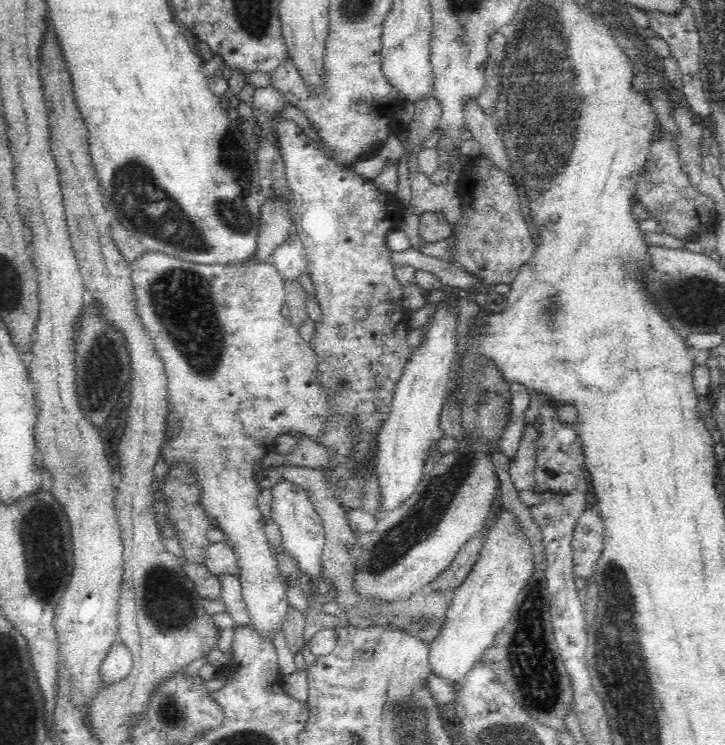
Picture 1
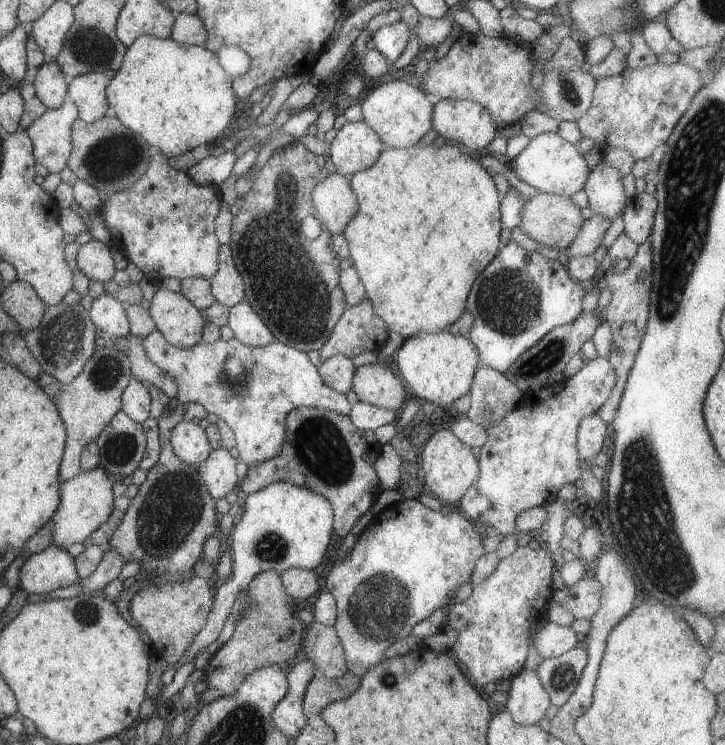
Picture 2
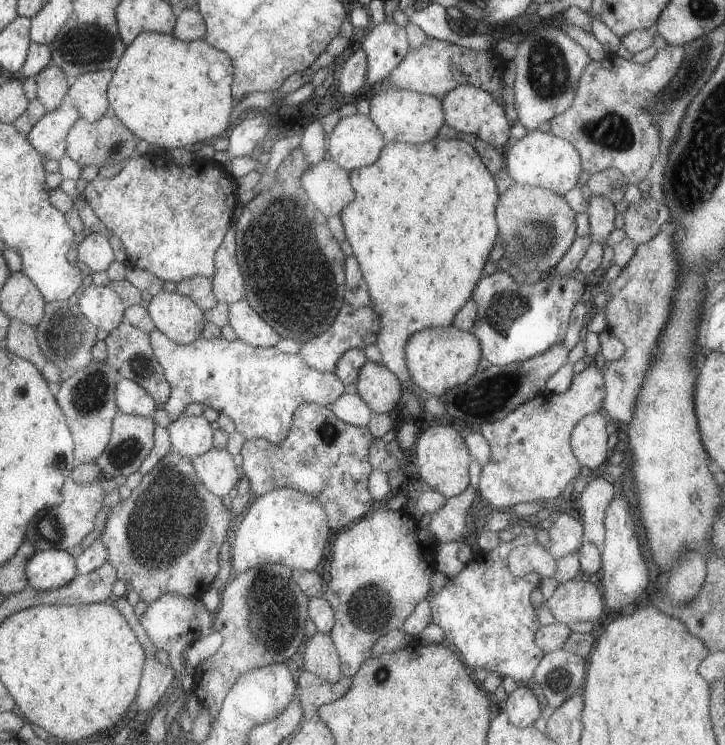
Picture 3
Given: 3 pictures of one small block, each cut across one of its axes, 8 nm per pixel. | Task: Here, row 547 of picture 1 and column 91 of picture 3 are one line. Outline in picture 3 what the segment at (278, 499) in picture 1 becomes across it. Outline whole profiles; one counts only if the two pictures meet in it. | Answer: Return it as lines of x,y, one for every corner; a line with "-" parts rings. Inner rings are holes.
94,283
86,286
84,290
79,292
77,306
79,310
88,318
88,321
97,329
105,330
110,333
112,330
121,326
124,322
125,309
127,304
110,286
96,286

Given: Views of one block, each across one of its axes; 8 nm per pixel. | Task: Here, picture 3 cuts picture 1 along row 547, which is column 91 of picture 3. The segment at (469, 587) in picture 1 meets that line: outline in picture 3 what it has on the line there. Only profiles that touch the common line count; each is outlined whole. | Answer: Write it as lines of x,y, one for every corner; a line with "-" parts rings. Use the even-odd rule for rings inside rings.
69,475
61,489
63,502
59,506
43,509
28,522
25,541
30,542
36,552
51,549
70,551
81,544
82,540
95,528
96,516
103,508
104,495
102,495
101,483
102,478
91,484
77,484

